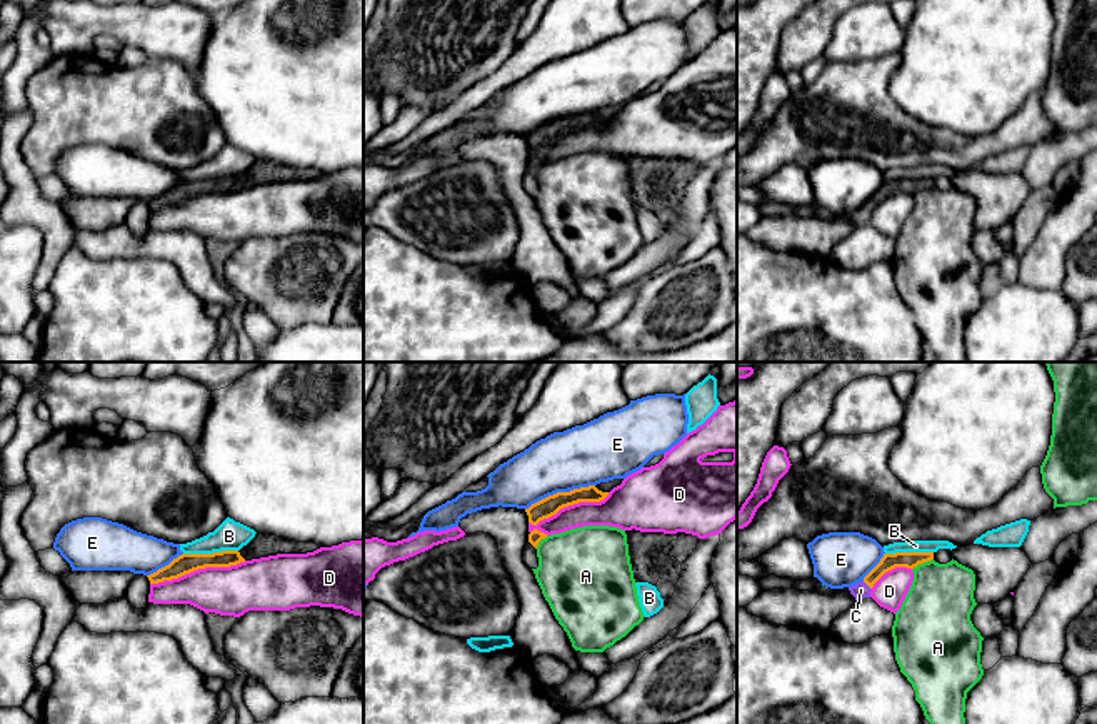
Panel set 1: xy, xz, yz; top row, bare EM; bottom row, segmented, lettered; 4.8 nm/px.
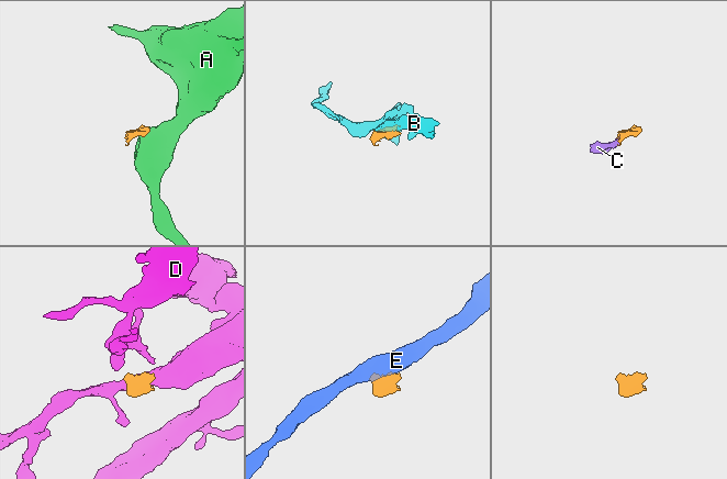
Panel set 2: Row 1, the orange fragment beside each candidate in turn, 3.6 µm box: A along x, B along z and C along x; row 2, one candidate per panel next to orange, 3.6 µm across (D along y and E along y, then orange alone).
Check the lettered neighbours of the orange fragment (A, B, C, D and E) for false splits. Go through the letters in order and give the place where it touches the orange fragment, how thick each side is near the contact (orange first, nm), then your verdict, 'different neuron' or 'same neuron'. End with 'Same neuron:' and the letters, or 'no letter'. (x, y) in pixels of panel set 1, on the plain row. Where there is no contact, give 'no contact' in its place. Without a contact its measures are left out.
A: contact yz (922, 189); calibres 80 and 340 nm; different neuron
B: contact xy (210, 180); calibres 100 and 140 nm; different neuron
C: contact yz (867, 211); calibres 80 and 80 nm; same neuron
D: contact xz (569, 130); calibres 90 and 180 nm; different neuron
E: contact xz (545, 124); calibres 90 and 280 nm; different neuron
Same neuron: C

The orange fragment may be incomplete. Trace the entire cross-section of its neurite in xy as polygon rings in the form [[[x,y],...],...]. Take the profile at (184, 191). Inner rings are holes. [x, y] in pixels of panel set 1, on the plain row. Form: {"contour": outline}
{"contour": [[[255,160],[255,163],[240,177],[222,177],[213,180],[182,180],[168,192],[147,202],[150,210],[178,205],[205,194],[230,194],[245,187],[277,182],[277,180],[307,180],[320,175],[313,168],[295,168],[272,160]]]}

